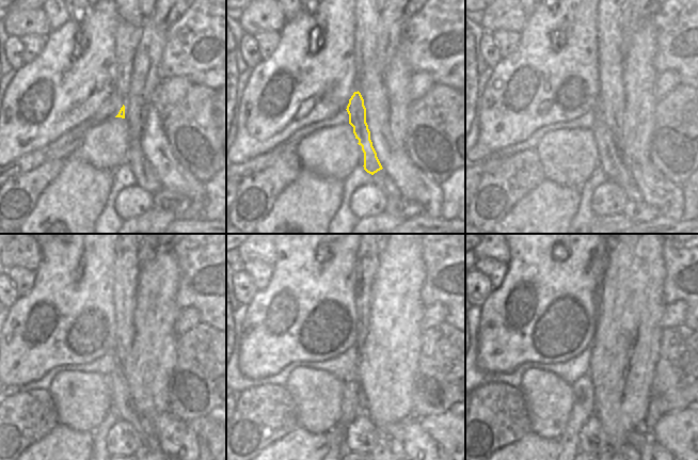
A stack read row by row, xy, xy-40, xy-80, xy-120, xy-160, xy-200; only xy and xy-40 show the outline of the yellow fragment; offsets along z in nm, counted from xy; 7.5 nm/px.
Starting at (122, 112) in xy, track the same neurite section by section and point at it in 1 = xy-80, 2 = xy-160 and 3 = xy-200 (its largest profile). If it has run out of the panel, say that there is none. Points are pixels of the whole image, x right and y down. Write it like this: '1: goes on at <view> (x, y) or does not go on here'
1: goes on at xy-80 (614, 167)
2: goes on at xy-160 (392, 431)
3: goes on at xy-200 (638, 438)

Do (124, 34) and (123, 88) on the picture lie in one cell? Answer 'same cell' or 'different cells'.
same cell

